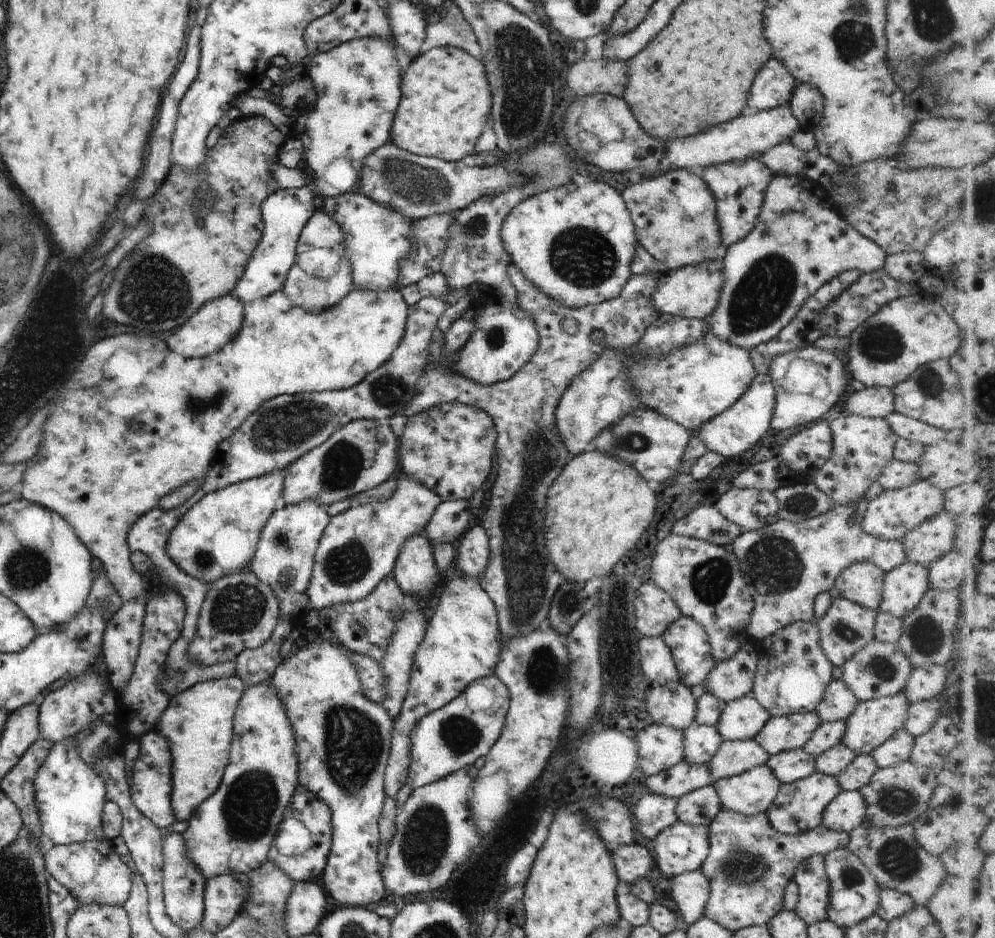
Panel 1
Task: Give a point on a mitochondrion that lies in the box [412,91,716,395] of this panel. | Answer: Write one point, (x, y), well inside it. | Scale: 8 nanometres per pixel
(582, 256)

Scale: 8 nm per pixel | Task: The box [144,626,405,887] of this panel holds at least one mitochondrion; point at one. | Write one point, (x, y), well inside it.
(352, 742)

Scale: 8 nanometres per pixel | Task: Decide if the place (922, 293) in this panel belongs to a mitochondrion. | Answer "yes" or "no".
no

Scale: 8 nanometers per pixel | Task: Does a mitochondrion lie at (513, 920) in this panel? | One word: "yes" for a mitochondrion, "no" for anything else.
no

